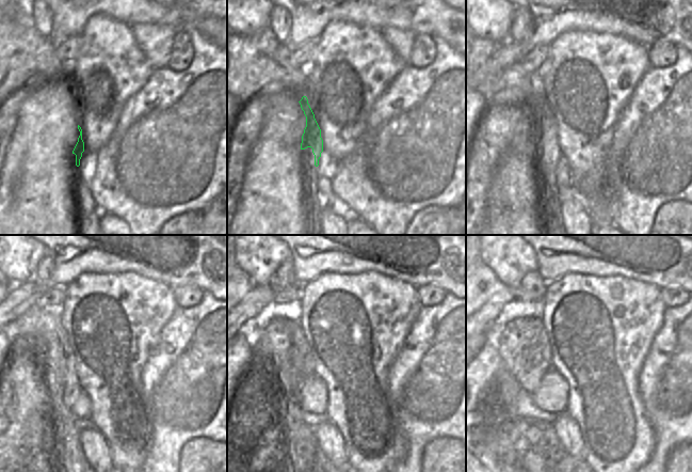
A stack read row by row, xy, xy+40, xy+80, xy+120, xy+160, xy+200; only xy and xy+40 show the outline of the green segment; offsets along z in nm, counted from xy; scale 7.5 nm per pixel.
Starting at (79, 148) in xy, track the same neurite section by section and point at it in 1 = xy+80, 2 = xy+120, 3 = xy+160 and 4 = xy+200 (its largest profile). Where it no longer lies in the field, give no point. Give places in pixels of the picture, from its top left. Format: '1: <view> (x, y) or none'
1: xy+80 (542, 128)
2: xy+120 (54, 361)
3: xy+160 (283, 346)
4: xy+200 (524, 347)

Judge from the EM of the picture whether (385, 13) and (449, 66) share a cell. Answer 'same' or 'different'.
different

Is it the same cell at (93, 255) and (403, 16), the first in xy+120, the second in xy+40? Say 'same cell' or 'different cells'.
same cell

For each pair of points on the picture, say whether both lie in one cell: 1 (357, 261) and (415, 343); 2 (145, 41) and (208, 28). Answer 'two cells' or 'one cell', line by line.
1: two cells
2: two cells

